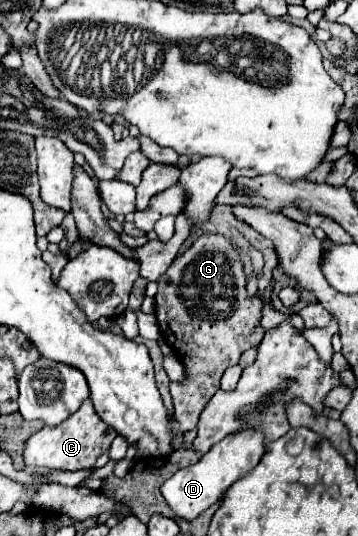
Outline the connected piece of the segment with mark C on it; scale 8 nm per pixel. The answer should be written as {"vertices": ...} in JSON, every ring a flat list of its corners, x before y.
{"vertices":[[91,398,83,400,81,408,71,414,71,418,63,420,59,426,43,426,39,432,35,432,27,444,25,444,25,464,27,466,39,466,39,468,51,468,51,470,83,470,93,468,95,458,107,450,115,438,115,430,107,426,99,414,95,414,95,408,91,406]]}

